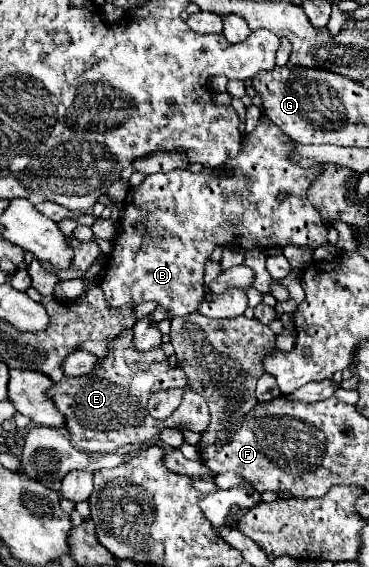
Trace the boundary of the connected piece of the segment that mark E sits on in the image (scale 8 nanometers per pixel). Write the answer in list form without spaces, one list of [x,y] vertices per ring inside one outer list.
[[[126,329],[124,333],[120,333],[118,337],[114,337],[108,343],[108,355],[98,359],[96,369],[92,369],[92,373],[88,373],[84,377],[64,377],[62,381],[54,383],[48,389],[48,397],[54,401],[56,409],[64,415],[64,427],[70,433],[70,439],[76,445],[76,449],[90,451],[90,453],[98,453],[98,451],[112,453],[124,445],[150,441],[162,431],[164,423],[154,419],[146,409],[150,393],[154,393],[158,389],[184,389],[184,387],[186,387],[186,377],[184,377],[182,369],[170,367],[166,355],[162,351],[148,351],[148,353],[134,351],[132,329]]]

